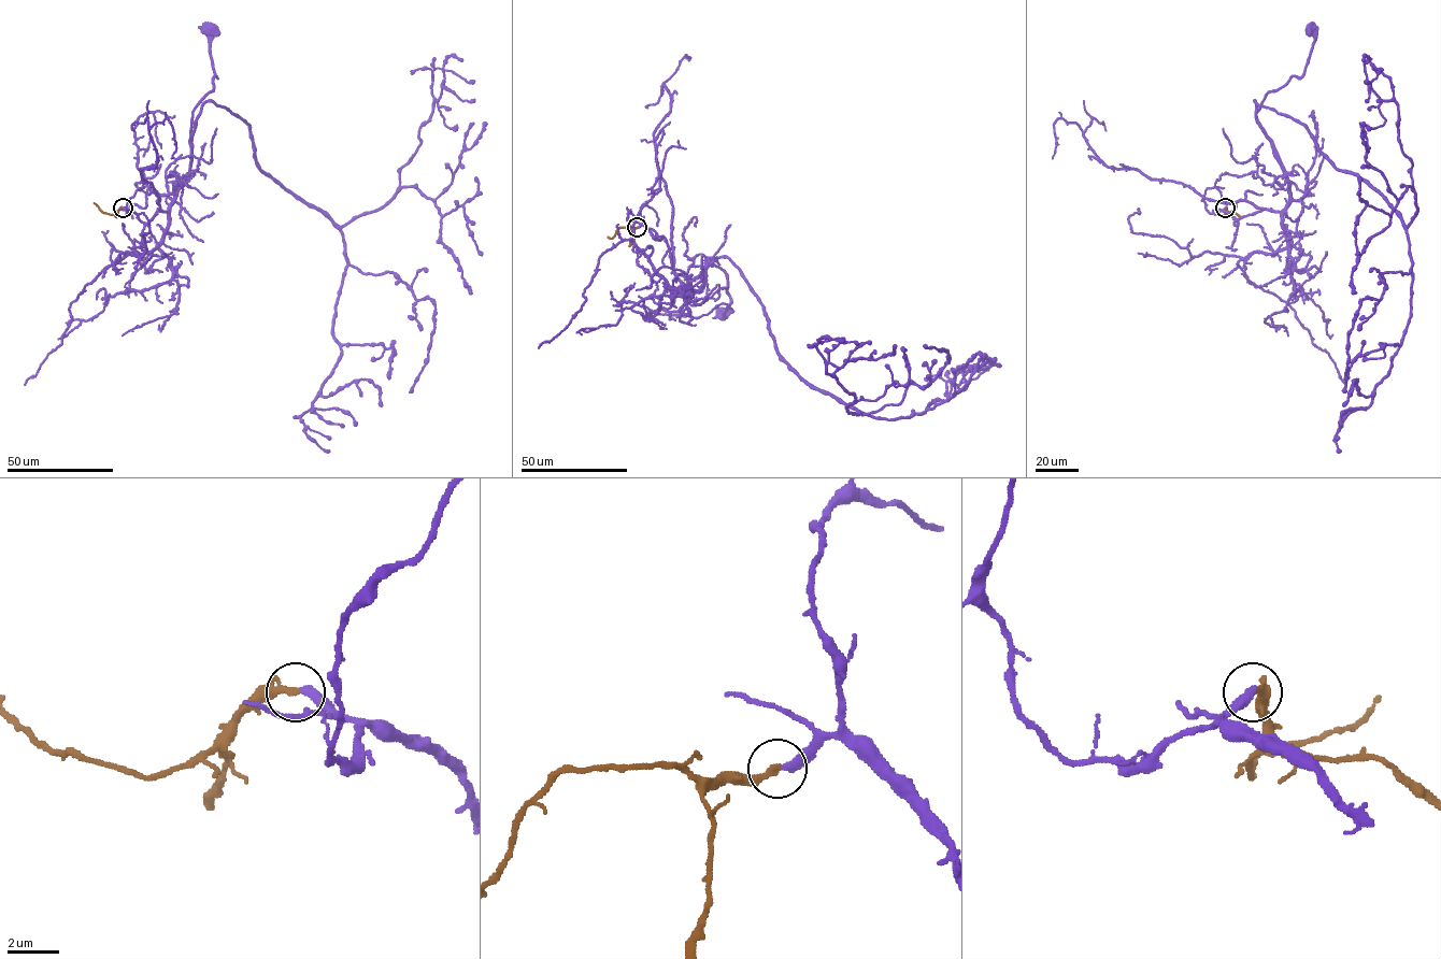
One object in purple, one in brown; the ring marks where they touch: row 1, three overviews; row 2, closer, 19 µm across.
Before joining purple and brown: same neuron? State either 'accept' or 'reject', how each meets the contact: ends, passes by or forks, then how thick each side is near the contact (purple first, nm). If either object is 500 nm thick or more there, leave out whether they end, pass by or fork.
accept; purple ends there; brown ends there; 340 nm thick on the purple side, 280 nm on the other

